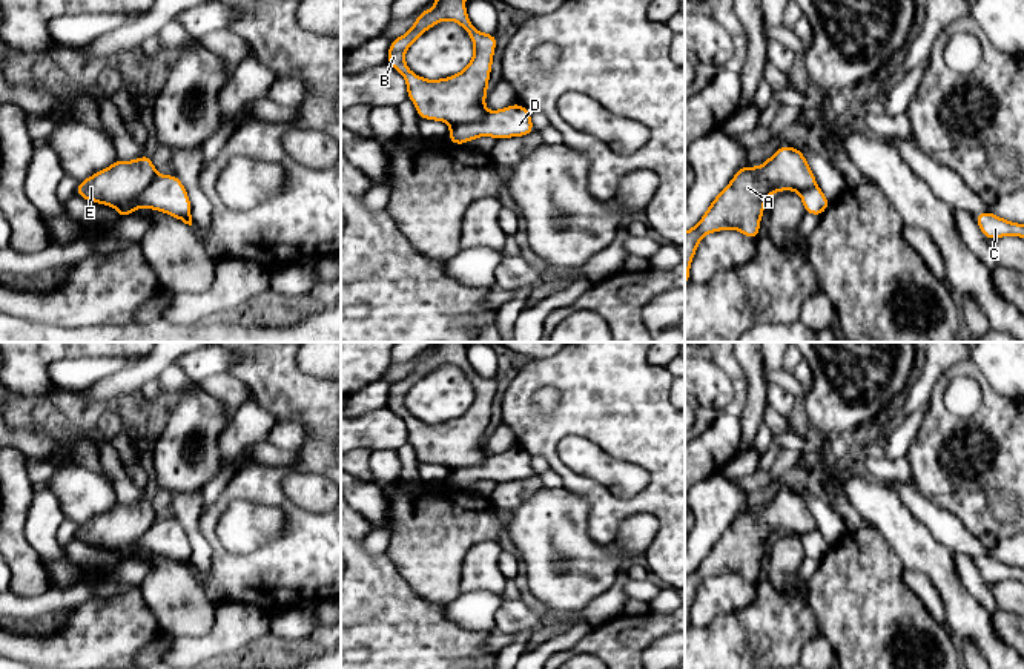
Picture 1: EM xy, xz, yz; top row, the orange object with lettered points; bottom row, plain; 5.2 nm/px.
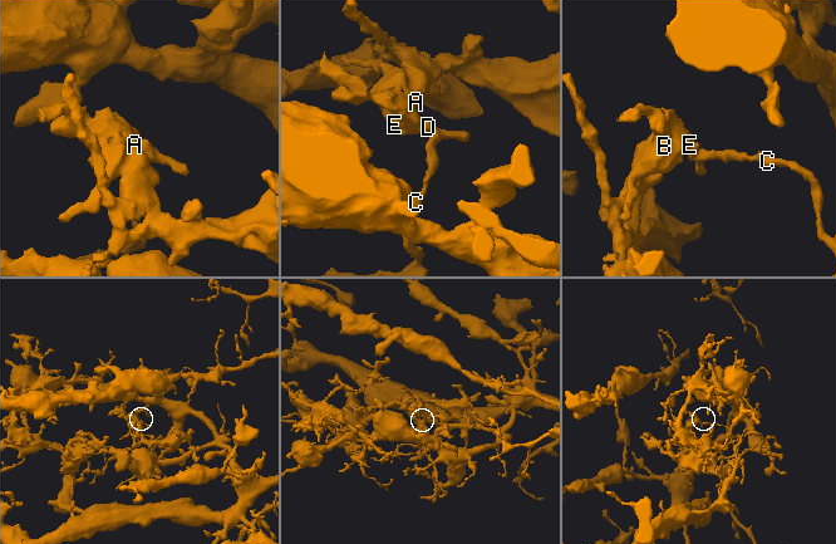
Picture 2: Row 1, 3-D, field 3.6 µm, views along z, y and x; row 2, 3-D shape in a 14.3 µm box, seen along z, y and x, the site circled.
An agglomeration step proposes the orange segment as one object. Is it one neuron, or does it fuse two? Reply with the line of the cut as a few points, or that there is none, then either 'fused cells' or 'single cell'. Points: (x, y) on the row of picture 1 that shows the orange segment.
cut in xy along (157, 175), (137, 195), (112, 206); fused cells

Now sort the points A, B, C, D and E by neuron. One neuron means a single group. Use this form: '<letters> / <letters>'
A B E / C D

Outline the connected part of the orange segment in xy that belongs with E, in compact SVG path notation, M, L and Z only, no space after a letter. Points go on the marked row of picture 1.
M150 155L115 163L78 183L75 193L103 206L126 203L146 190L157 176Z

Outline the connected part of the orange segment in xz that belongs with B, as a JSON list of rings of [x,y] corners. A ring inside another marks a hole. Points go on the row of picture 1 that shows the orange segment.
[[[436,0],[431,9],[418,14],[415,25],[404,35],[390,41],[387,63],[404,77],[407,98],[415,103],[421,120],[453,126],[481,121],[488,114],[485,97],[497,38],[496,34],[484,34],[471,25],[465,2]],[[444,20],[456,21],[470,35],[474,54],[459,74],[427,80],[410,71],[404,55],[425,31]]]

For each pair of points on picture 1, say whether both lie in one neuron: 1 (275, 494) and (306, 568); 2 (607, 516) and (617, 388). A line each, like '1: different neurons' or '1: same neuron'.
1: same neuron
2: same neuron

